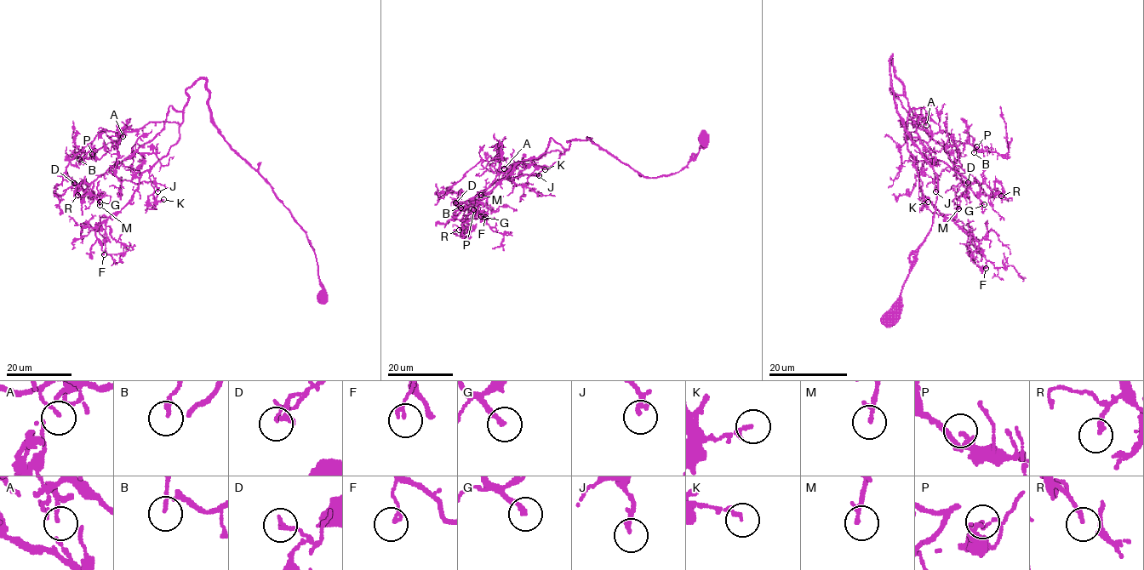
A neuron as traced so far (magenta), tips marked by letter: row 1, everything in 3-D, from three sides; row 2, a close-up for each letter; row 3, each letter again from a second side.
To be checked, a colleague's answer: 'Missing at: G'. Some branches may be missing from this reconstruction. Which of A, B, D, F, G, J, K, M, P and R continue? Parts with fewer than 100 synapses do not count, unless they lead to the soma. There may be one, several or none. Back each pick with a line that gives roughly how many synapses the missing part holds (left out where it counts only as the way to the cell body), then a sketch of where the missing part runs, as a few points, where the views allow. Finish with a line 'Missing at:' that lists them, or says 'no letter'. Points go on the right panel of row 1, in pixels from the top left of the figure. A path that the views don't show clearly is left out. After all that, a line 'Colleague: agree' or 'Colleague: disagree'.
G: 180 synapses; course (984, 204), (1008, 215), (1020, 213), (1027, 207), (1028, 222), (1041, 236)
Missing at: G
Colleague: agree

